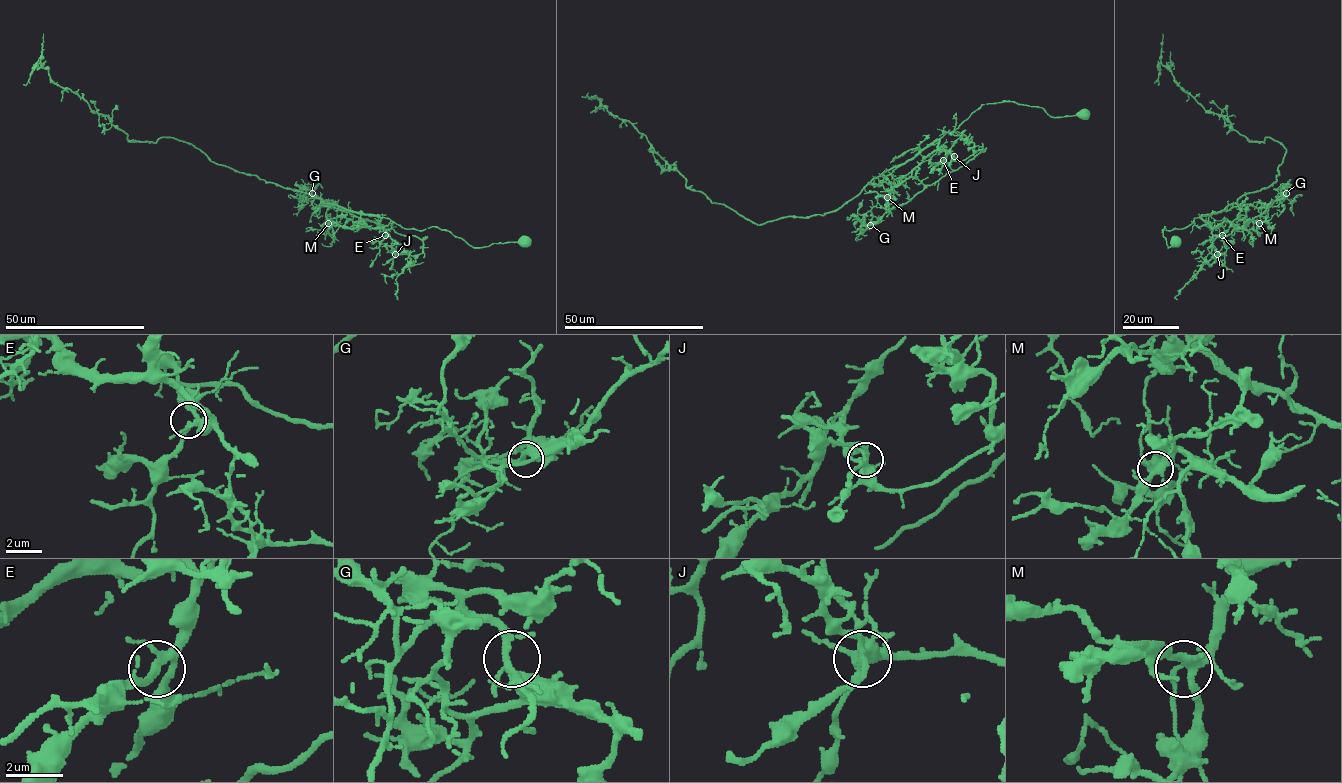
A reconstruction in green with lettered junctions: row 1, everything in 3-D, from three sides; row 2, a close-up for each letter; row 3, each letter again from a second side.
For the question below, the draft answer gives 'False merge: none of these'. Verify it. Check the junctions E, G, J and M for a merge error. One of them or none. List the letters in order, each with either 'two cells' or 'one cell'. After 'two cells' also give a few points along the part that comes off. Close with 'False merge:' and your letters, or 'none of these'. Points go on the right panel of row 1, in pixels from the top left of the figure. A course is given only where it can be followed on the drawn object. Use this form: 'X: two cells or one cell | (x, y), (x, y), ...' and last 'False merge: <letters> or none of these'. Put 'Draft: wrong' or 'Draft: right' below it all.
E: one cell
G: one cell
J: two cells | (1217, 254), (1212, 242), (1241, 229), (1286, 189), (1278, 206), (1261, 204)
M: one cell
False merge: J
Draft: wrong

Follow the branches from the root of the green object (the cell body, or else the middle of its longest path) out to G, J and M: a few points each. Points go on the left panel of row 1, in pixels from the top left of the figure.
G: (526, 242), (473, 247), (449, 231), (386, 218), (357, 229), (365, 220), (312, 193)
J: (526, 242), (473, 247), (436, 227), (422, 230), (404, 228), (382, 218), (380, 226), (390, 236), (395, 254)
M: (526, 242), (473, 247), (449, 231), (404, 228), (386, 218), (377, 228), (362, 221), (348, 228), (328, 223)

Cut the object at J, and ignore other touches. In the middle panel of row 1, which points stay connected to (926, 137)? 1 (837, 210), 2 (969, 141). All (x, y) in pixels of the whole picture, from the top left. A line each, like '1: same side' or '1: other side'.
1: same side
2: other side

